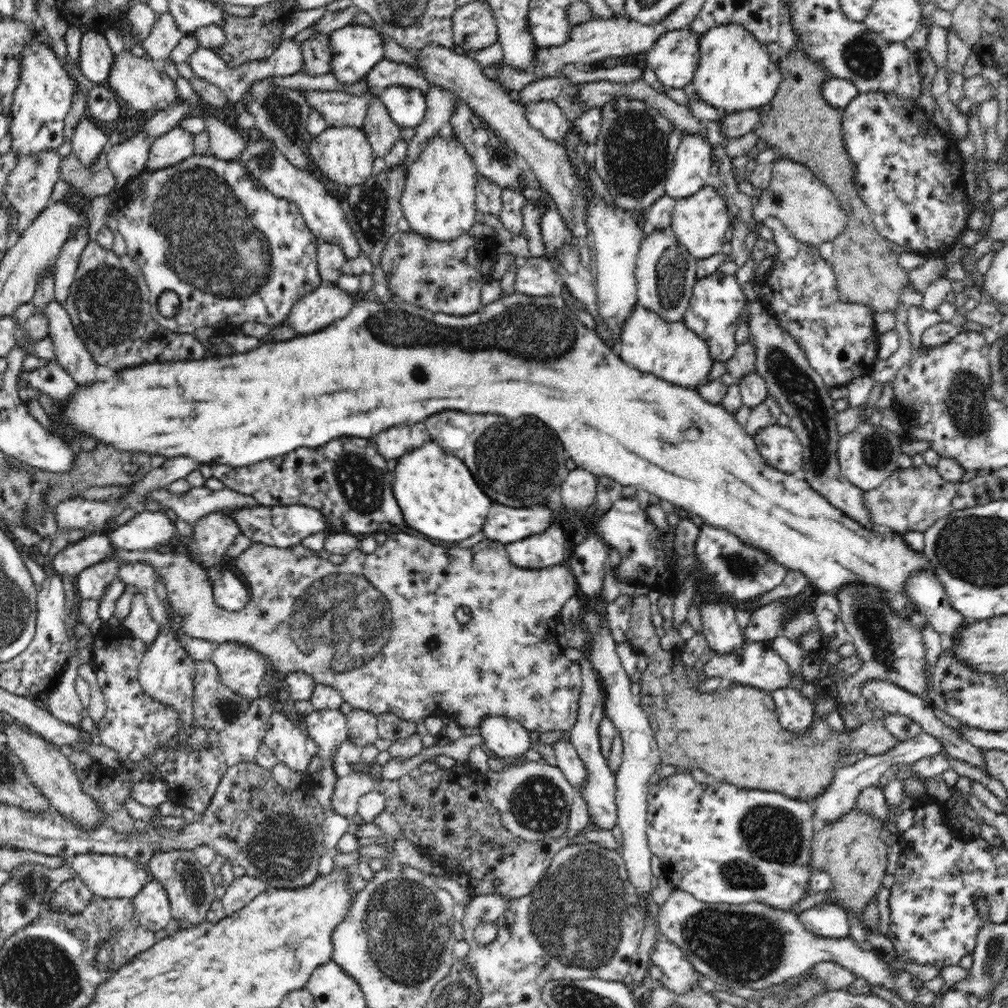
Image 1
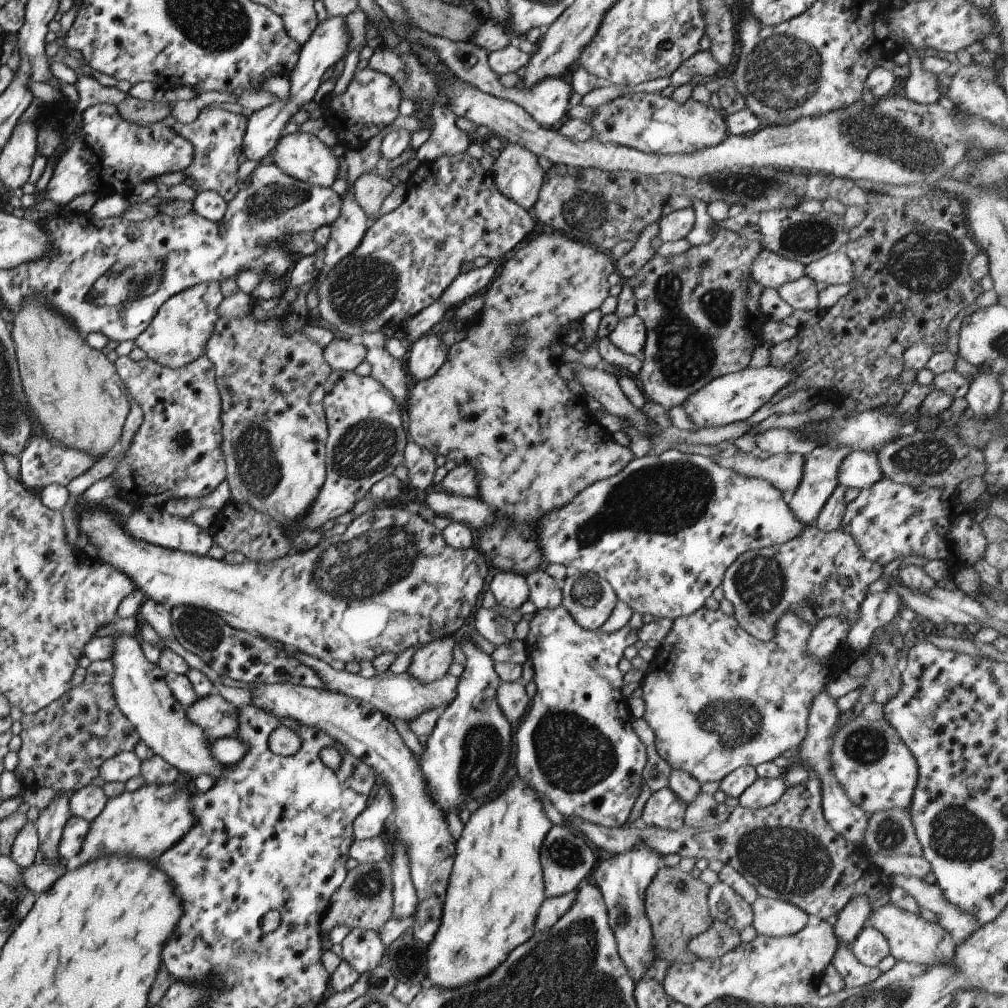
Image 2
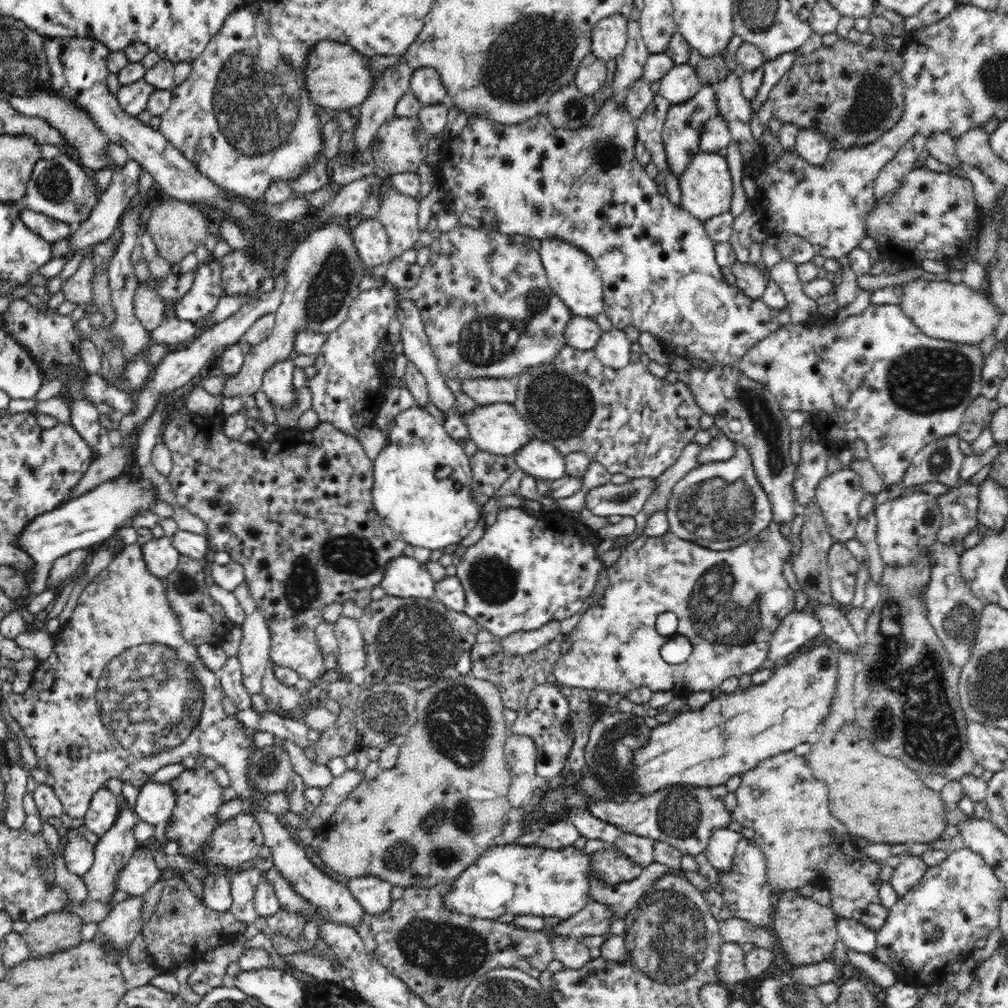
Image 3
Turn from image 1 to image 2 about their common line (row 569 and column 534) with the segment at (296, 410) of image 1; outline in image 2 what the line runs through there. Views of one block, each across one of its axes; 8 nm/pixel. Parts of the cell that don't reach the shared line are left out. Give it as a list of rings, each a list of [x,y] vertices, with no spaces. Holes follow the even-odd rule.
[[[515,778],[495,800],[481,804],[469,816],[458,840],[454,841],[455,856],[441,906],[439,928],[425,950],[425,974],[431,986],[459,988],[477,982],[477,978],[497,968],[515,946],[533,936],[535,914],[545,897],[539,848],[553,825],[545,816],[535,791],[521,778]]]

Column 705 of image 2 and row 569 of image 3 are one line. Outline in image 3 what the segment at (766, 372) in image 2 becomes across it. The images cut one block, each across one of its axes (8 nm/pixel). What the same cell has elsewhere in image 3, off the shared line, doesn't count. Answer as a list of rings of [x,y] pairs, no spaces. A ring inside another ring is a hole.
[[[400,555],[386,562],[379,585],[387,596],[433,599],[434,583],[425,563]]]

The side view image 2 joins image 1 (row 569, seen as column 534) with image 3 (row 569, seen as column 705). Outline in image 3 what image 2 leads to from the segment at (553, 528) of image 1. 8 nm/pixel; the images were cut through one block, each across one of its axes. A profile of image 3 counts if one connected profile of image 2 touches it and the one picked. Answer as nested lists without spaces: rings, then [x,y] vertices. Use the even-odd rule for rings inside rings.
[[[505,508],[498,511],[496,514],[496,522],[490,526],[482,536],[482,539],[471,547],[468,547],[462,556],[462,562],[457,568],[457,577],[462,581],[466,594],[466,605],[464,616],[473,618],[481,628],[488,629],[495,637],[502,639],[510,636],[512,633],[521,631],[536,630],[539,626],[546,624],[550,619],[558,619],[559,621],[564,618],[577,614],[583,606],[583,602],[593,594],[594,585],[596,584],[598,570],[600,570],[600,562],[594,559],[594,547],[599,544],[597,532],[585,528],[581,522],[574,522],[568,516],[560,515],[559,509],[556,512],[526,515],[522,511],[515,510],[514,508]]]

